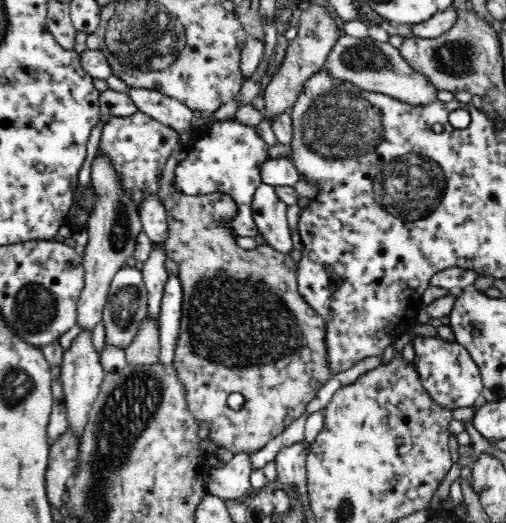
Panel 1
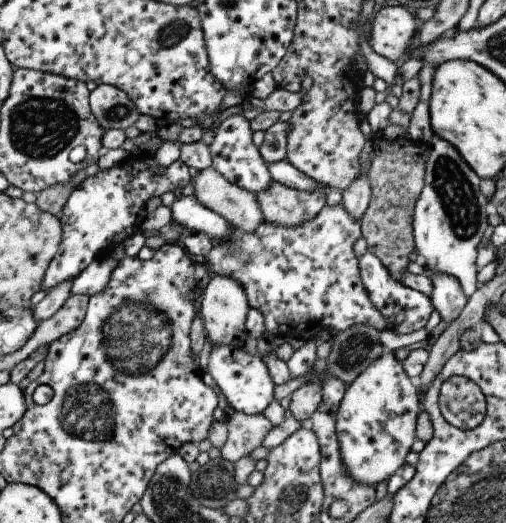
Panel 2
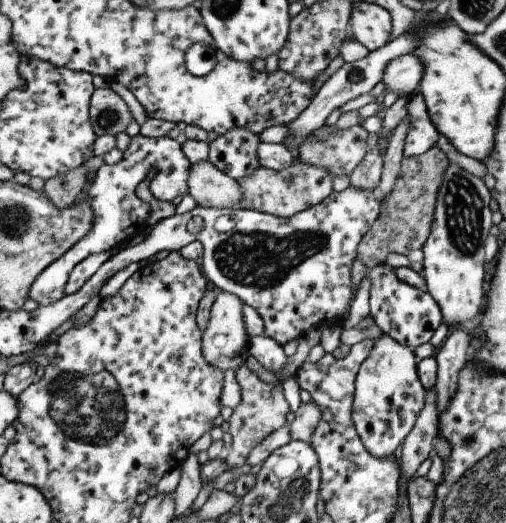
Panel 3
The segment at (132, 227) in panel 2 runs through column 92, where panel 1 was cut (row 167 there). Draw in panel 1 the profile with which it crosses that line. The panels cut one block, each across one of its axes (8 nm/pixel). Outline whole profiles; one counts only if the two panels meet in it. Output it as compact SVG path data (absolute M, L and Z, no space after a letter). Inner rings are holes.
M235 118L230 120L216 120L210 126L210 132L202 138L196 140L190 152L187 152L186 158L180 162L174 170L174 183L176 192L187 194L188 196L212 194L212 192L223 192L232 197L236 203L237 213L233 216L227 229L233 232L234 236L251 236L255 237L258 232L256 228L255 219L252 216L252 199L256 189L260 186L260 170L264 166L264 162L268 162L269 156L267 155L267 142L261 139L261 136L255 131L255 126L247 126L242 124Z

